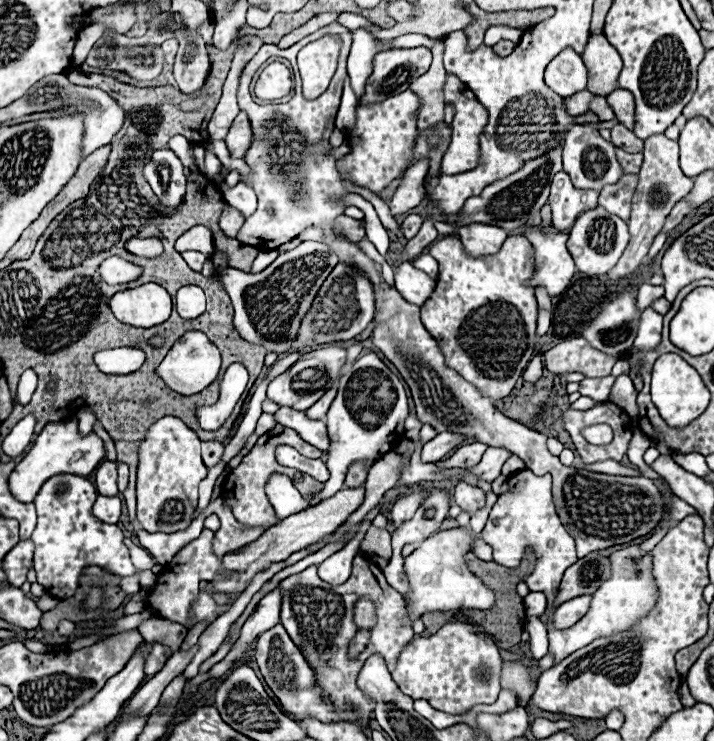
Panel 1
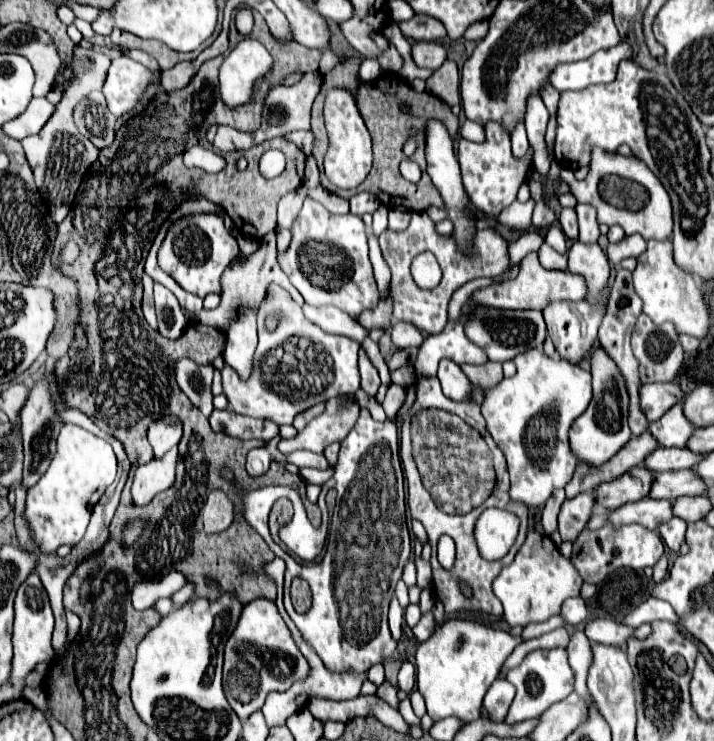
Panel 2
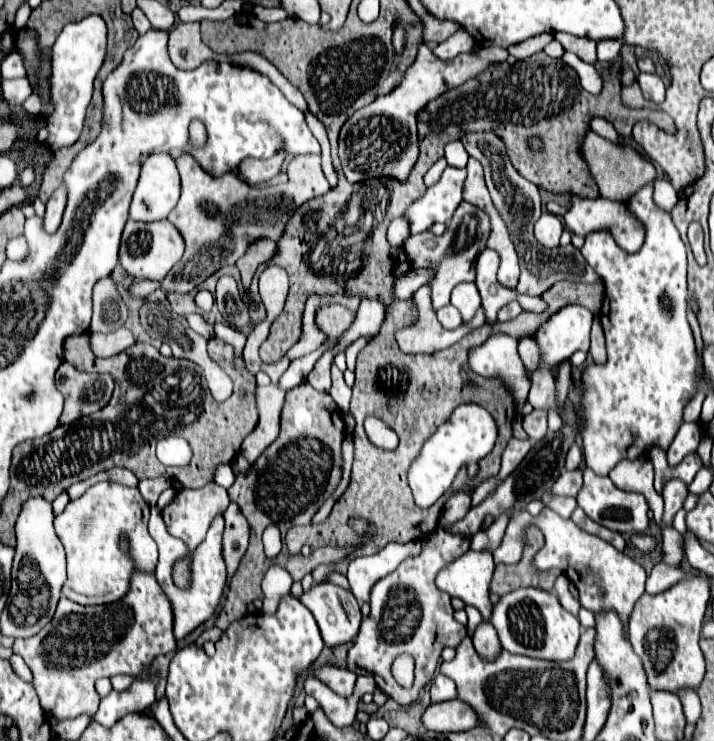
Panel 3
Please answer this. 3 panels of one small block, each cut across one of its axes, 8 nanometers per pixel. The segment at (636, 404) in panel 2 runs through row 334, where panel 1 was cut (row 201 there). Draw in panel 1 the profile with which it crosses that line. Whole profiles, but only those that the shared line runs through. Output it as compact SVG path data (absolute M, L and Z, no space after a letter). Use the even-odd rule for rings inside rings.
M624 174L616 184L608 184L600 190L598 204L604 206L608 212L628 220L630 216L630 202L636 190L636 174Z

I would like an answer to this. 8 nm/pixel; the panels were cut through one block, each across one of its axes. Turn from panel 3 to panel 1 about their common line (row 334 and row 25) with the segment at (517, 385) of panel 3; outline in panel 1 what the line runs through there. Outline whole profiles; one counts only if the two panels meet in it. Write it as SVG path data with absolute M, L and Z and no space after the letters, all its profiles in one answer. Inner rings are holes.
M505 25L490 26L490 28L486 30L484 44L486 44L486 46L494 46L496 42L500 42L500 40L504 39L510 40L517 44L517 42L520 41L522 34L523 31Z

